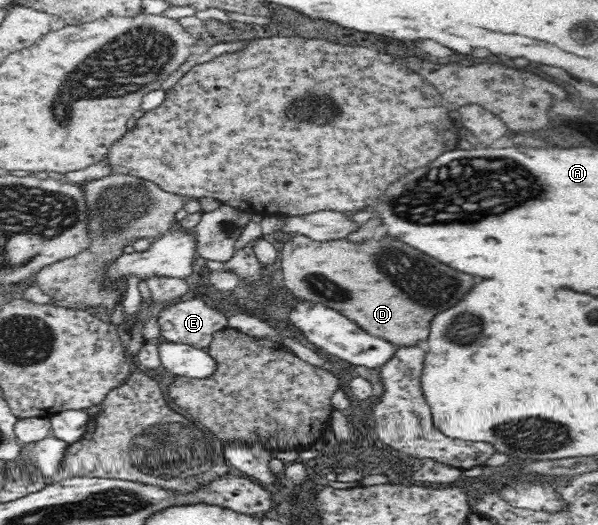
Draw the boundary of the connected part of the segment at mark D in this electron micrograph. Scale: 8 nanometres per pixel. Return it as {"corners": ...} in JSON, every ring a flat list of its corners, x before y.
{"corners":[[293,235,282,245,278,258,282,266,283,283,294,299,334,309,366,333,378,335,399,347,412,347,416,341,426,339,430,319,438,311,446,311,446,307,450,309,454,303,458,303,458,299,474,285,472,275,460,273,392,235,379,241,371,238,360,243,344,239,316,241,306,235]]}

